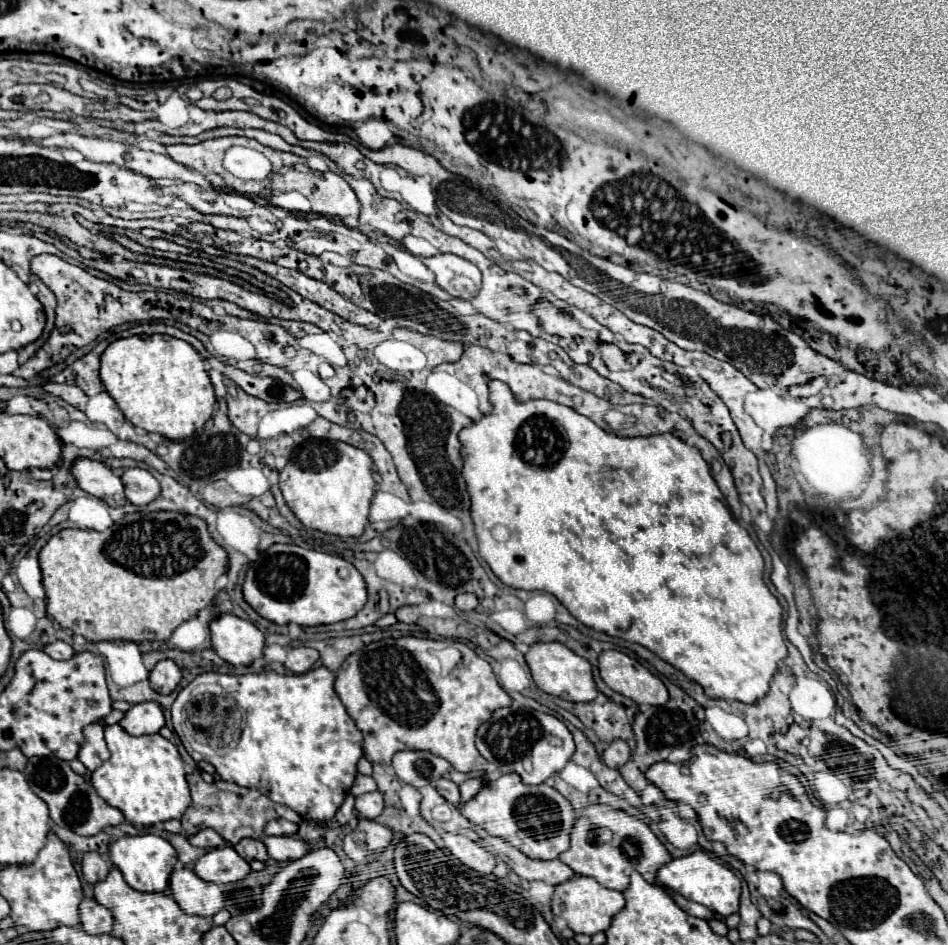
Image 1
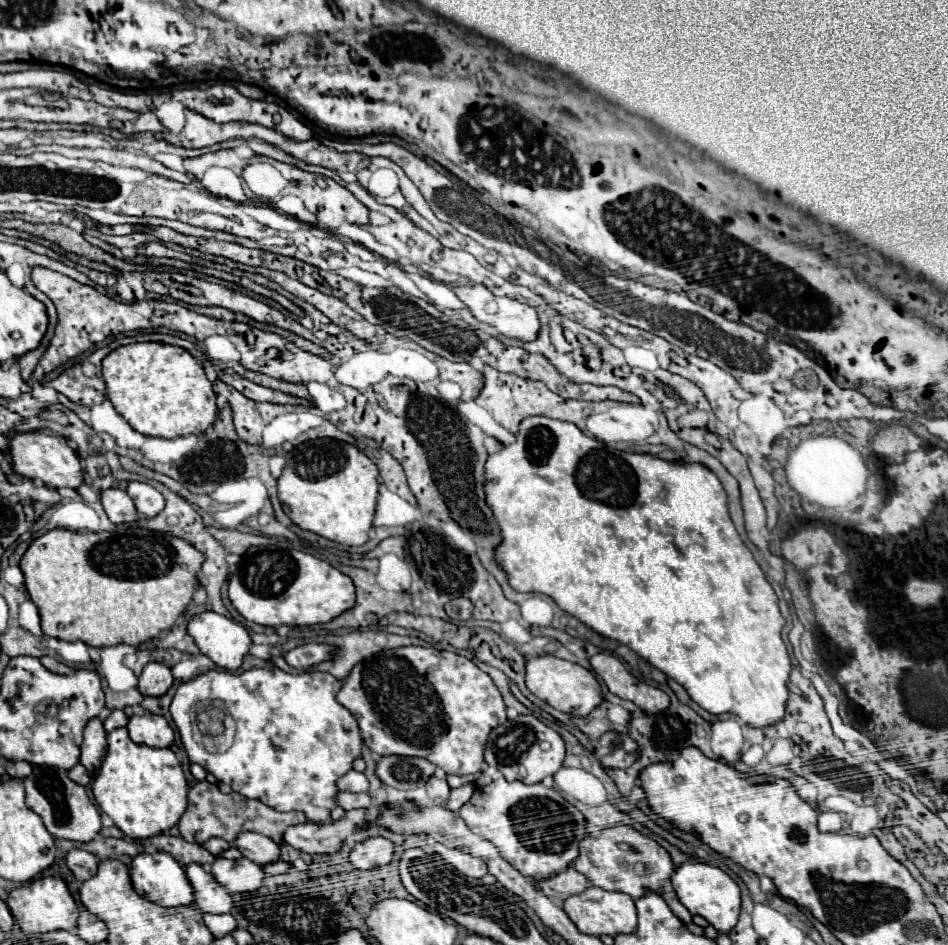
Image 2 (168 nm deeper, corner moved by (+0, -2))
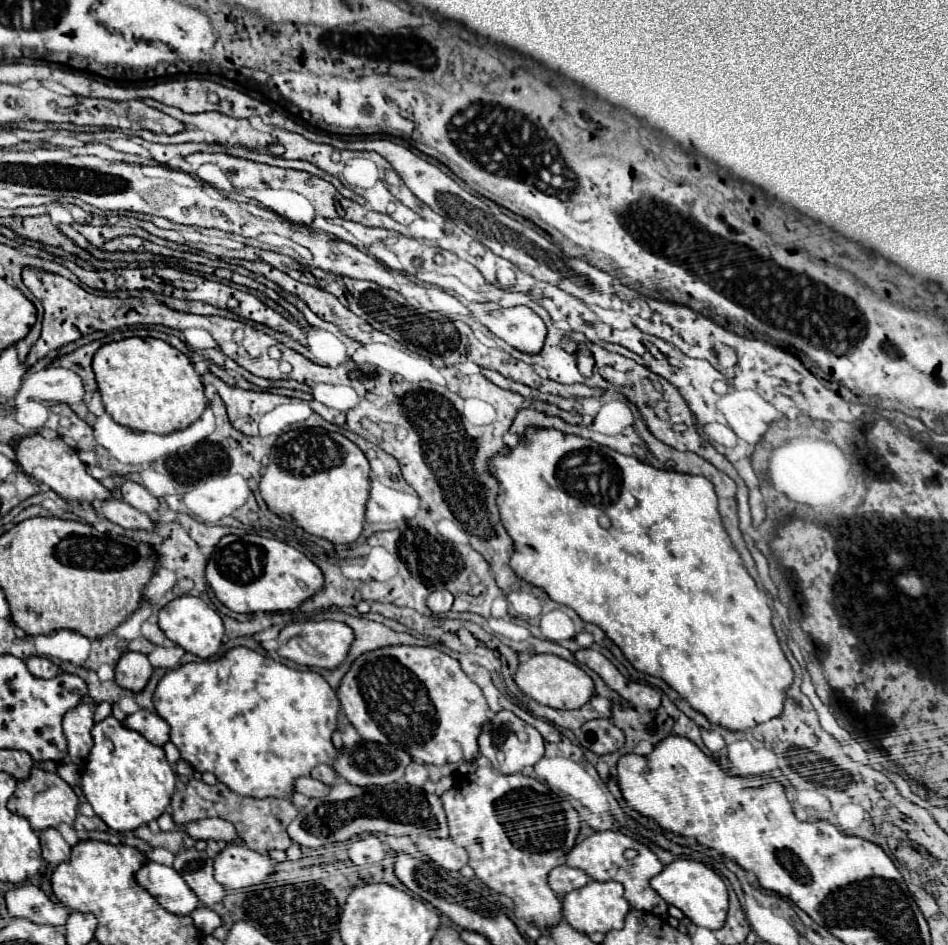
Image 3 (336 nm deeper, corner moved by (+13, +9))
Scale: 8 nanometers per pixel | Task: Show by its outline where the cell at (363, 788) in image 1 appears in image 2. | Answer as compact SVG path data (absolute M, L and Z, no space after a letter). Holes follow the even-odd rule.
M350 770L342 778L338 778L336 786L338 786L338 790L344 790L344 792L368 792L366 776L356 770Z

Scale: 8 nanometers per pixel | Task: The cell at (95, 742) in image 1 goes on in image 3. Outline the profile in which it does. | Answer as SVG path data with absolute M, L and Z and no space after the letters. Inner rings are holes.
M85 703L71 709L63 719L63 731L69 745L69 761L75 763L79 769L85 767L87 755L93 747L93 709Z

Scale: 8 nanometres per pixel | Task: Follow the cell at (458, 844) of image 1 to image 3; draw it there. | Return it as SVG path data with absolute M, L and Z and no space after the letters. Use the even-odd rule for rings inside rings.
M417 837L417 847L425 853L431 861L441 865L447 871L459 871L467 865L469 855L463 847L455 845L451 839L433 839L433 837Z

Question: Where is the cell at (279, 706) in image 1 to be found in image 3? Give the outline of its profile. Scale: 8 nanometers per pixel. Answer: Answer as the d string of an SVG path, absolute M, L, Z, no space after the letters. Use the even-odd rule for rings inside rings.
M235 647L231 651L227 651L223 657L219 659L209 659L209 661L195 661L195 663L185 663L177 669L171 669L163 675L163 679L159 681L157 689L155 689L155 697L153 697L153 703L155 703L155 709L157 709L157 715L163 717L169 727L171 727L171 733L169 733L169 739L171 743L175 743L175 747L179 749L181 757L185 761L189 761L197 771L205 773L213 773L217 777L217 781L225 783L231 791L243 795L243 797L255 797L255 799L263 799L263 797L283 797L283 799L291 799L291 795L295 793L295 781L299 777L309 777L311 775L311 769L315 765L321 765L321 763L333 763L335 757L337 757L337 749L333 747L333 741L331 741L331 735L335 733L337 729L337 715L339 715L339 709L341 709L341 703L335 695L335 691L331 689L331 685L315 671L311 669L291 669L291 667L285 667L283 663L277 663L269 657L263 657L259 653L255 653L253 649L247 649L247 647Z

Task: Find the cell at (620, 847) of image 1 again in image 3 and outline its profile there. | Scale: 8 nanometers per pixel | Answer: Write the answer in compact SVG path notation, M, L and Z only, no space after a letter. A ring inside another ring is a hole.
M597 831L591 837L583 839L581 843L577 843L569 853L567 853L567 865L569 867L577 867L583 869L591 879L595 881L619 881L625 887L625 899L629 901L631 907L641 909L641 911L649 911L657 917L667 917L667 909L669 903L663 901L659 897L659 893L655 893L655 889L651 889L649 881L651 877L659 875L663 871L663 863L659 861L659 857L643 843L619 833L619 831ZM635 847L639 851L639 855L635 859L625 859L623 851Z

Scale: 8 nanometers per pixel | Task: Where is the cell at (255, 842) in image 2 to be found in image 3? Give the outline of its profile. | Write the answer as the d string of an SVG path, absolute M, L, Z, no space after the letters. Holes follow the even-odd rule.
M219 817L213 819L201 819L201 821L191 821L185 831L193 839L215 839L215 841L225 841L225 843L239 843L239 835L235 825L229 821L223 821Z

